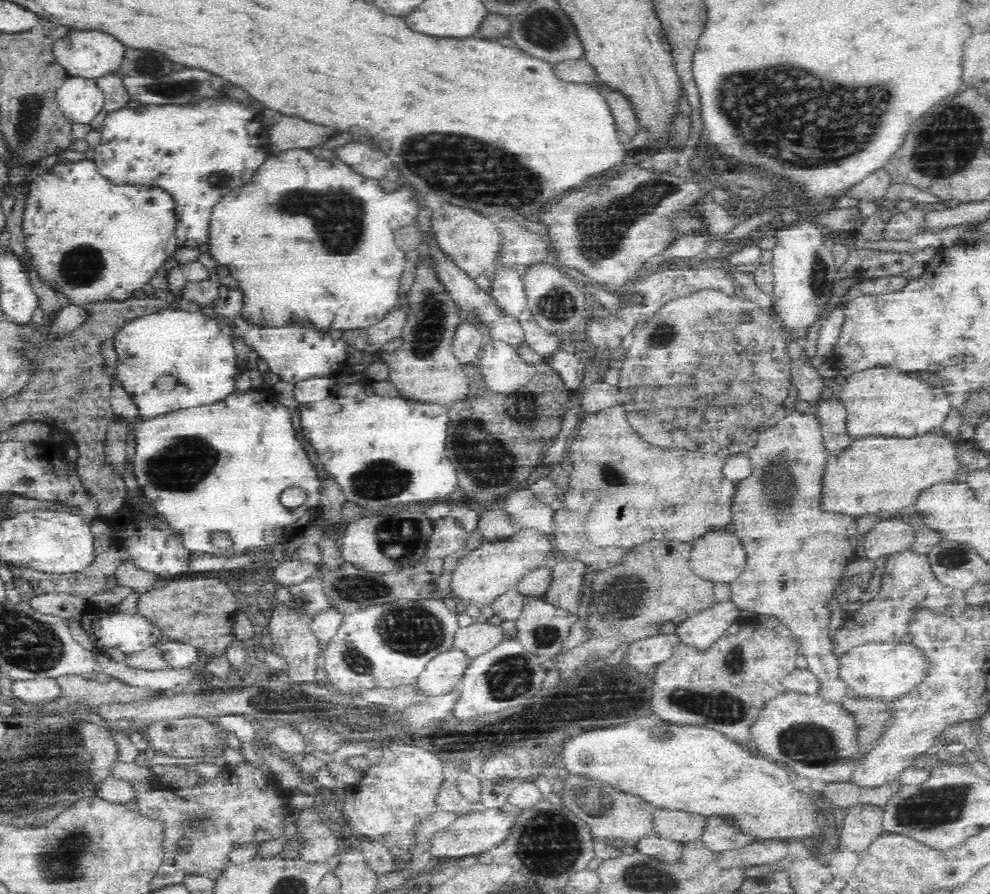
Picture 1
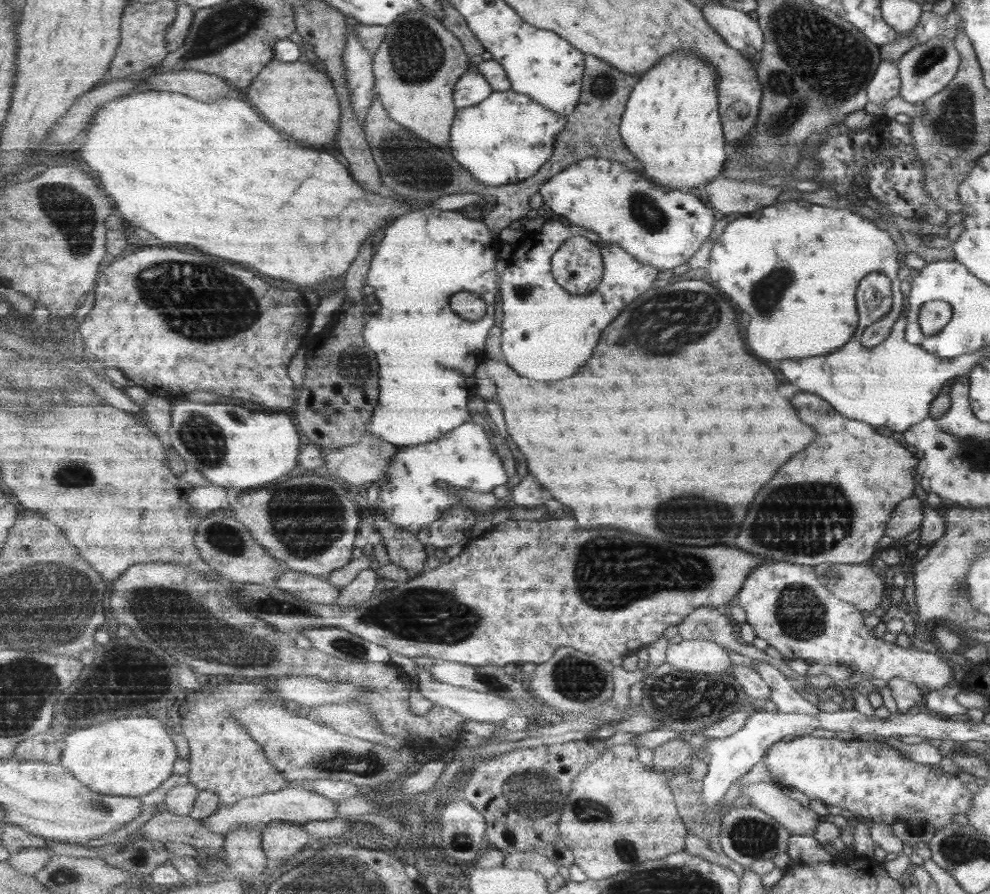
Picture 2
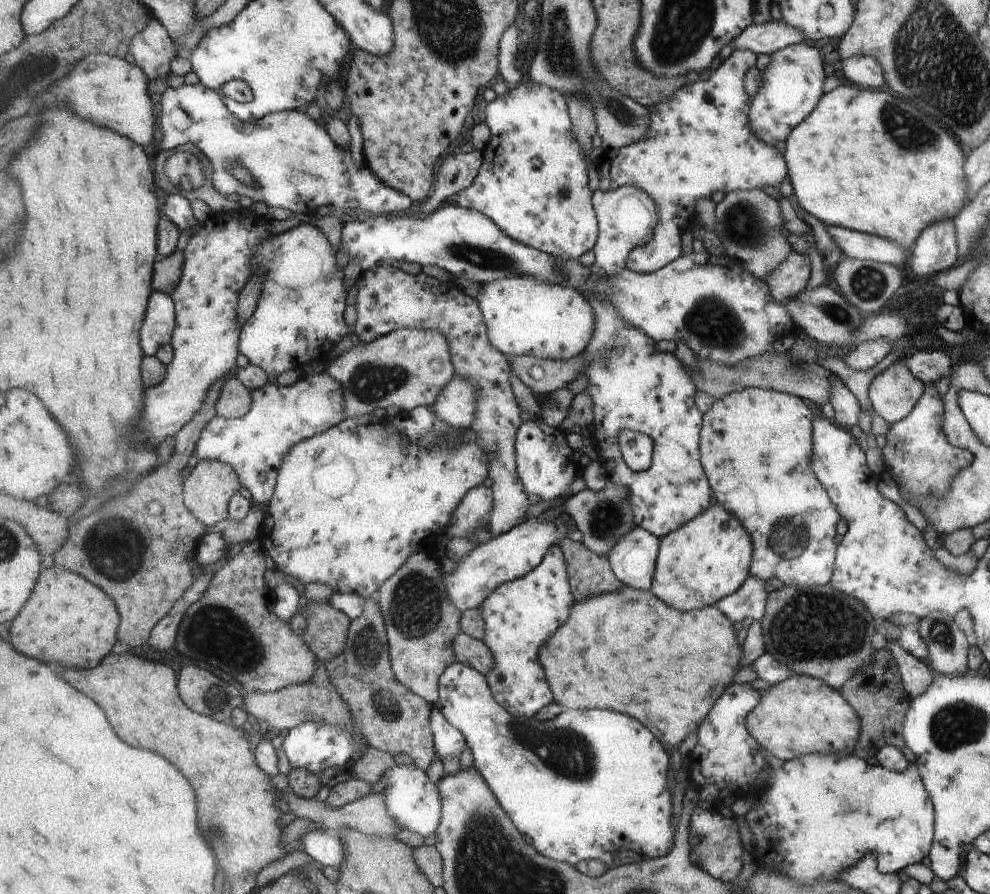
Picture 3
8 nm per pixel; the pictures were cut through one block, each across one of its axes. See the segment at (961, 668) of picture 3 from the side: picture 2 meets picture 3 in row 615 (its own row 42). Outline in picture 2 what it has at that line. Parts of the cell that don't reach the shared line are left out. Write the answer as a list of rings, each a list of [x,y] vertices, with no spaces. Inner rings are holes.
[[[935,36],[921,46],[913,46],[904,52],[896,62],[900,80],[899,98],[909,104],[925,102],[927,98],[931,98],[933,94],[937,94],[937,91],[947,86],[955,76],[960,62],[954,45],[949,44],[943,36]]]

